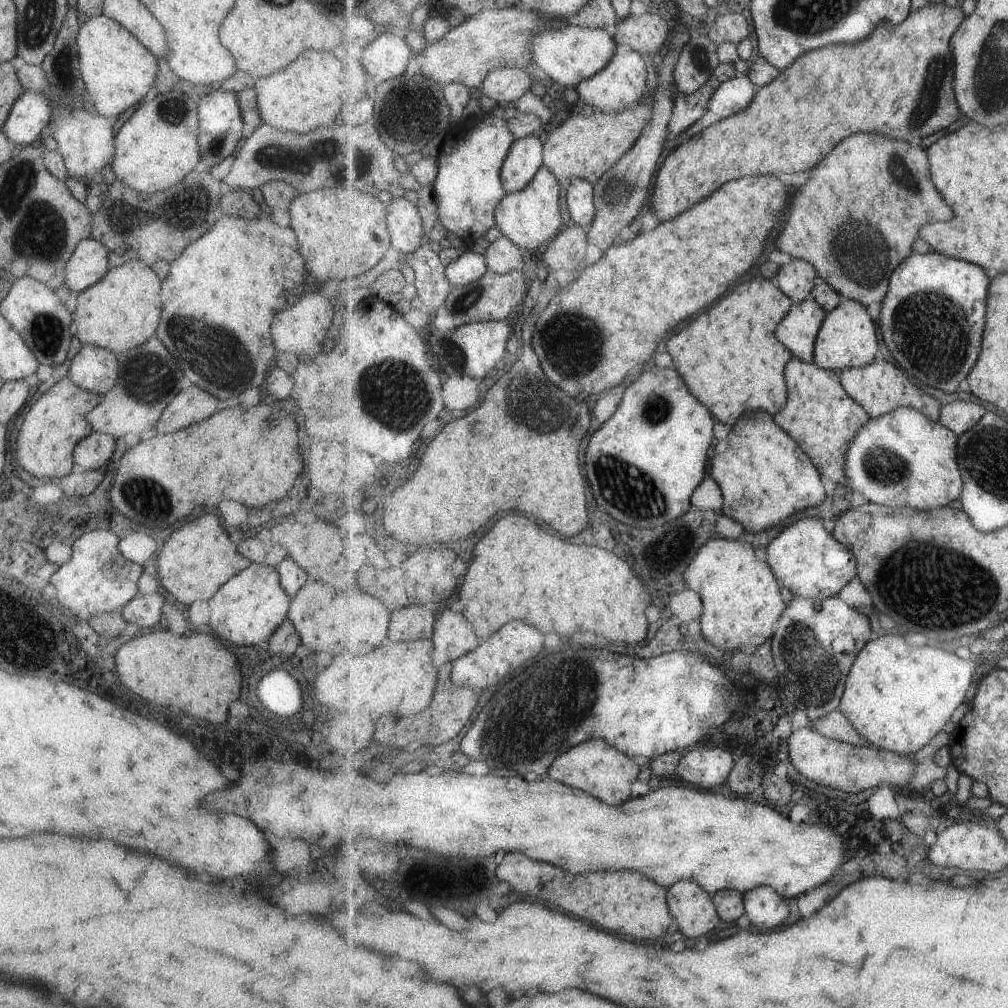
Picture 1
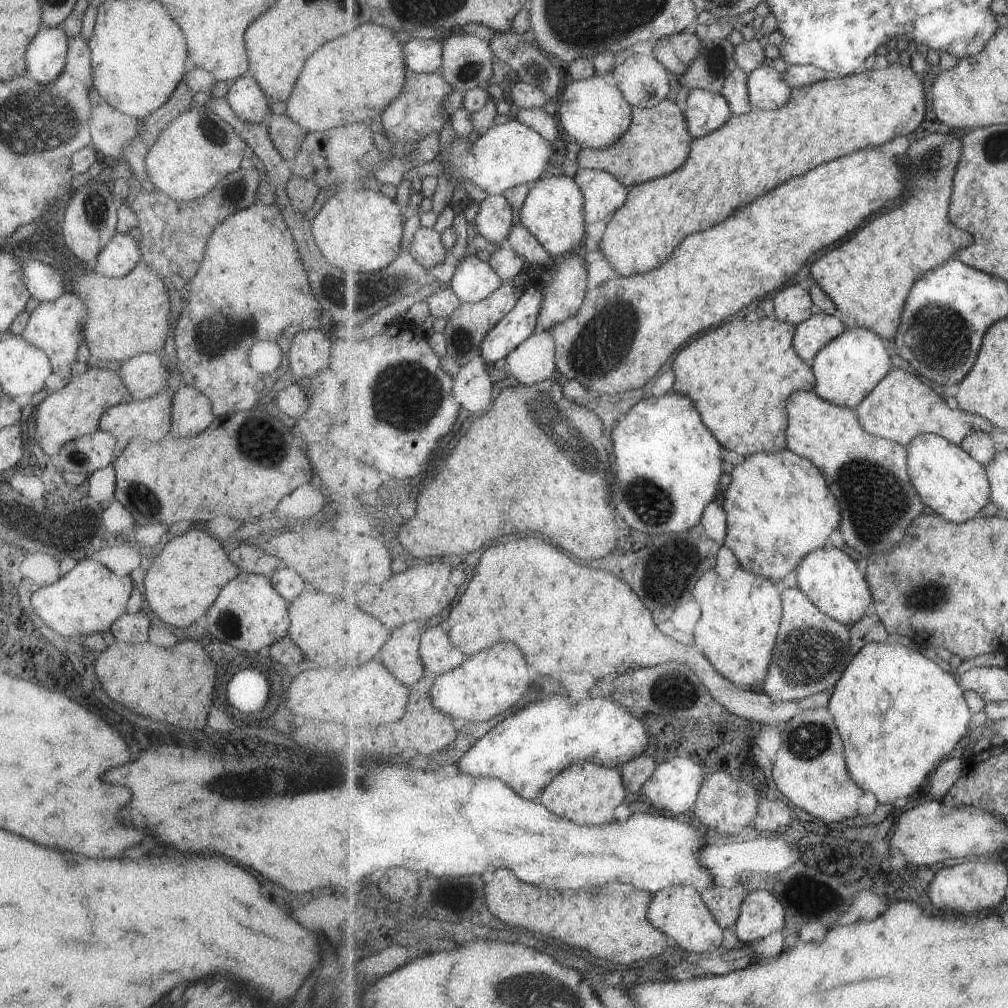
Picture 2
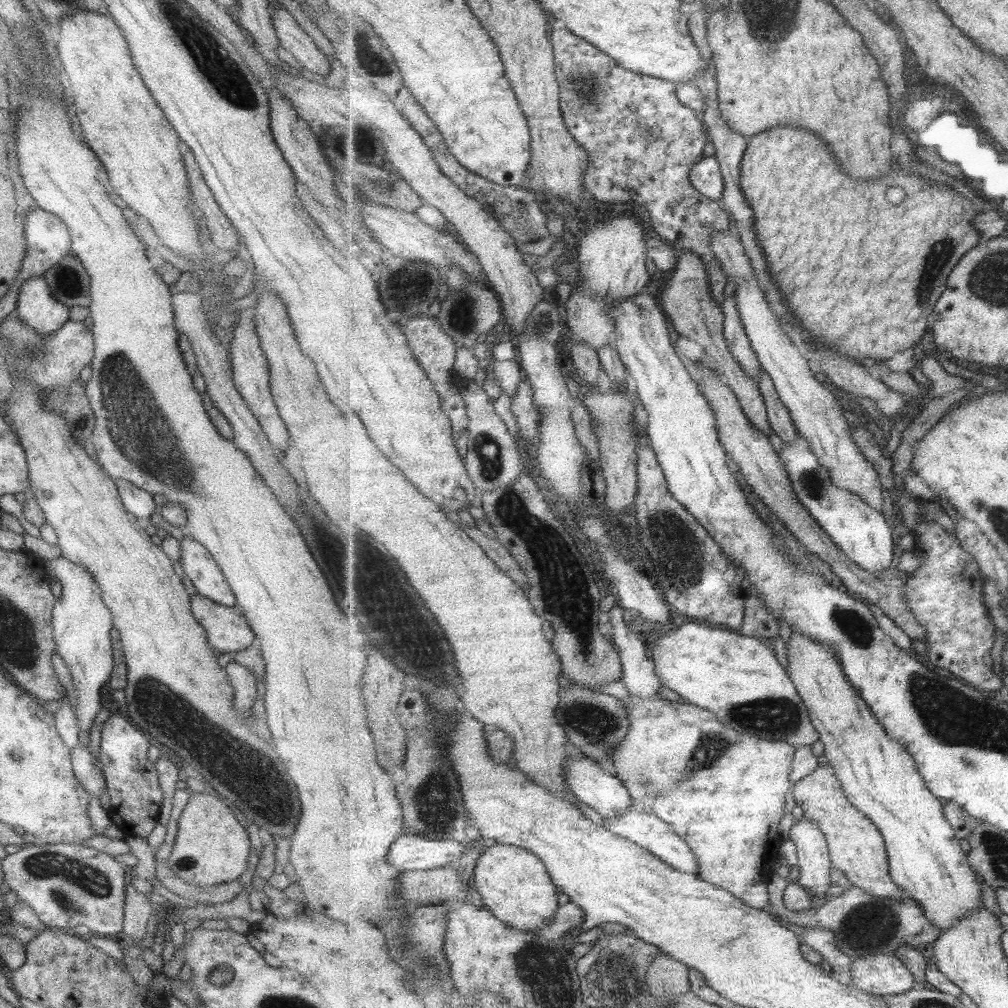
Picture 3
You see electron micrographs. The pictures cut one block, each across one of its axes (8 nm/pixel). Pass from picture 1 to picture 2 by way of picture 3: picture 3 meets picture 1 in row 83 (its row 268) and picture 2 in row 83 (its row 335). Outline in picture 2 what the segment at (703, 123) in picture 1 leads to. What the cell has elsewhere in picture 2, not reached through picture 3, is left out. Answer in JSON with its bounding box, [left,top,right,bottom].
[748,66,793,110]

